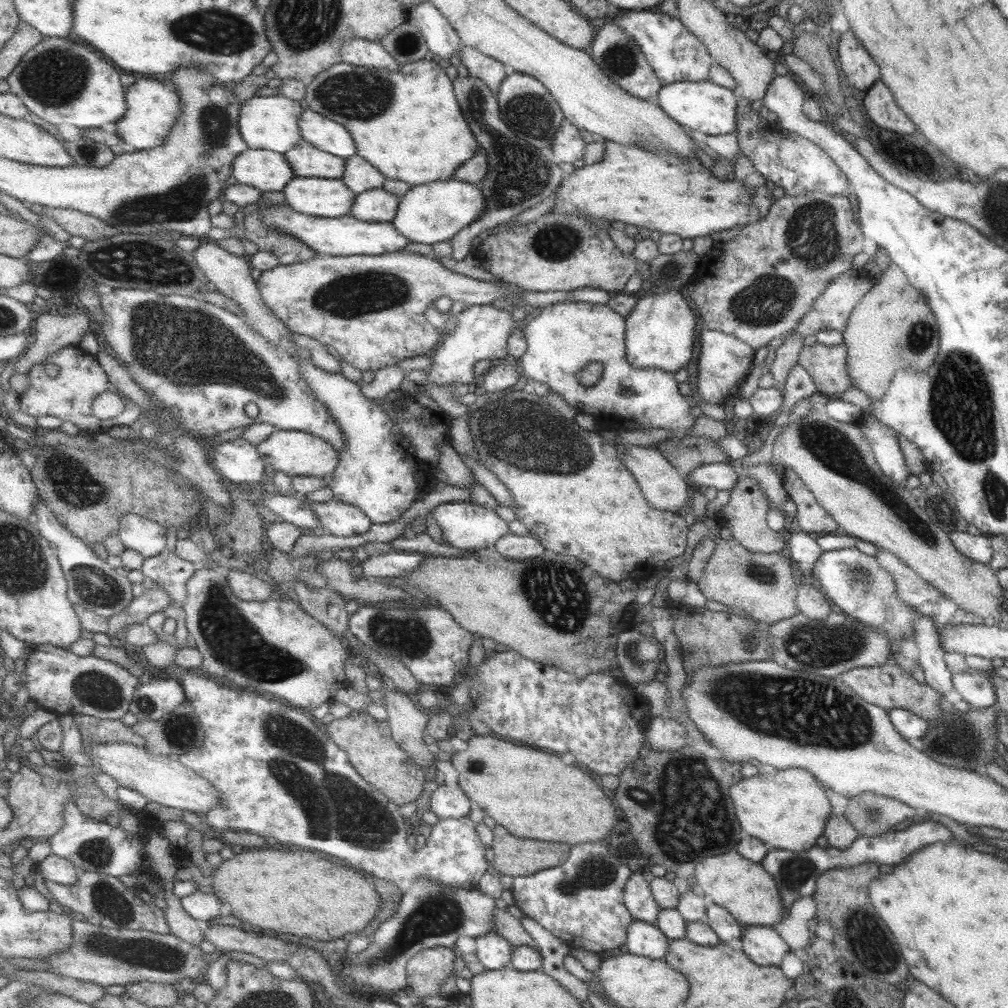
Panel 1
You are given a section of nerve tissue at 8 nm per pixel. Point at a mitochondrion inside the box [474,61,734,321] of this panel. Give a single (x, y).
(531, 114)

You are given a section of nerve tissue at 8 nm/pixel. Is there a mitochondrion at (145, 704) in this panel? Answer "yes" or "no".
yes

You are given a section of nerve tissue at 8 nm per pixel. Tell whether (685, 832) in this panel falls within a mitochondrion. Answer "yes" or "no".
yes

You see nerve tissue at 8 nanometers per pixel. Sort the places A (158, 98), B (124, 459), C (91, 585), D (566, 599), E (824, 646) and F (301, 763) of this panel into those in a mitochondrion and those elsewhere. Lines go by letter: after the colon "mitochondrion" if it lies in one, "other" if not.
A: other
B: other
C: mitochondrion
D: mitochondrion
E: mitochondrion
F: mitochondrion

